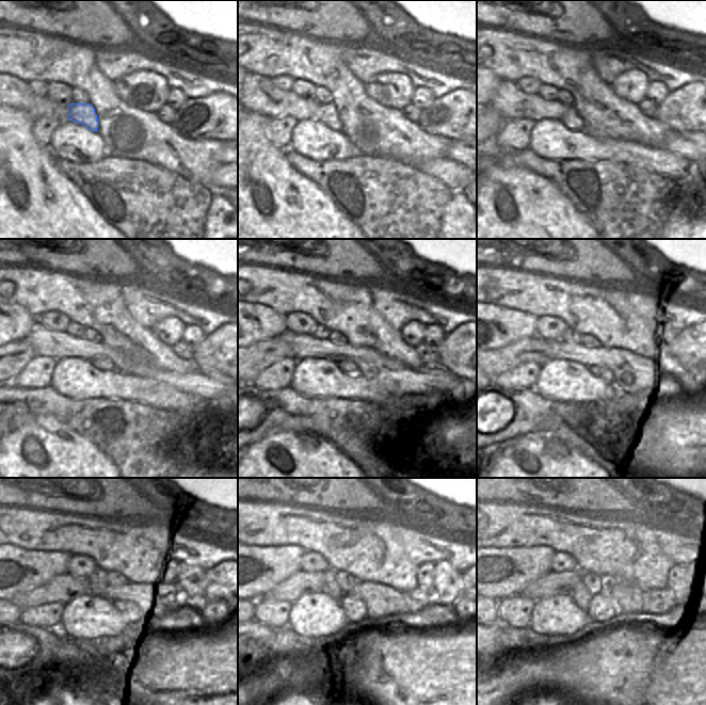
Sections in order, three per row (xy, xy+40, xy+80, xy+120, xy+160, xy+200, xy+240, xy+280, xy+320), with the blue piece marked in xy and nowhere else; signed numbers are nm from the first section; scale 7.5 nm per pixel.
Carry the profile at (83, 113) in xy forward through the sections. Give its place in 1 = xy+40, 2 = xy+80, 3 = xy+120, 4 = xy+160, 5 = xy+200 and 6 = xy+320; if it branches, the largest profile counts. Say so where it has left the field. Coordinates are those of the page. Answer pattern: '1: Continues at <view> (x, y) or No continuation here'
1: Continues at xy+40 (326, 113)
2: Continues at xy+80 (571, 118)
3: Continues at xy+120 (100, 363)
4: Continues at xy+160 (348, 367)
5: Continues at xy+200 (604, 374)
6: Continues at xy+320 (603, 608)

